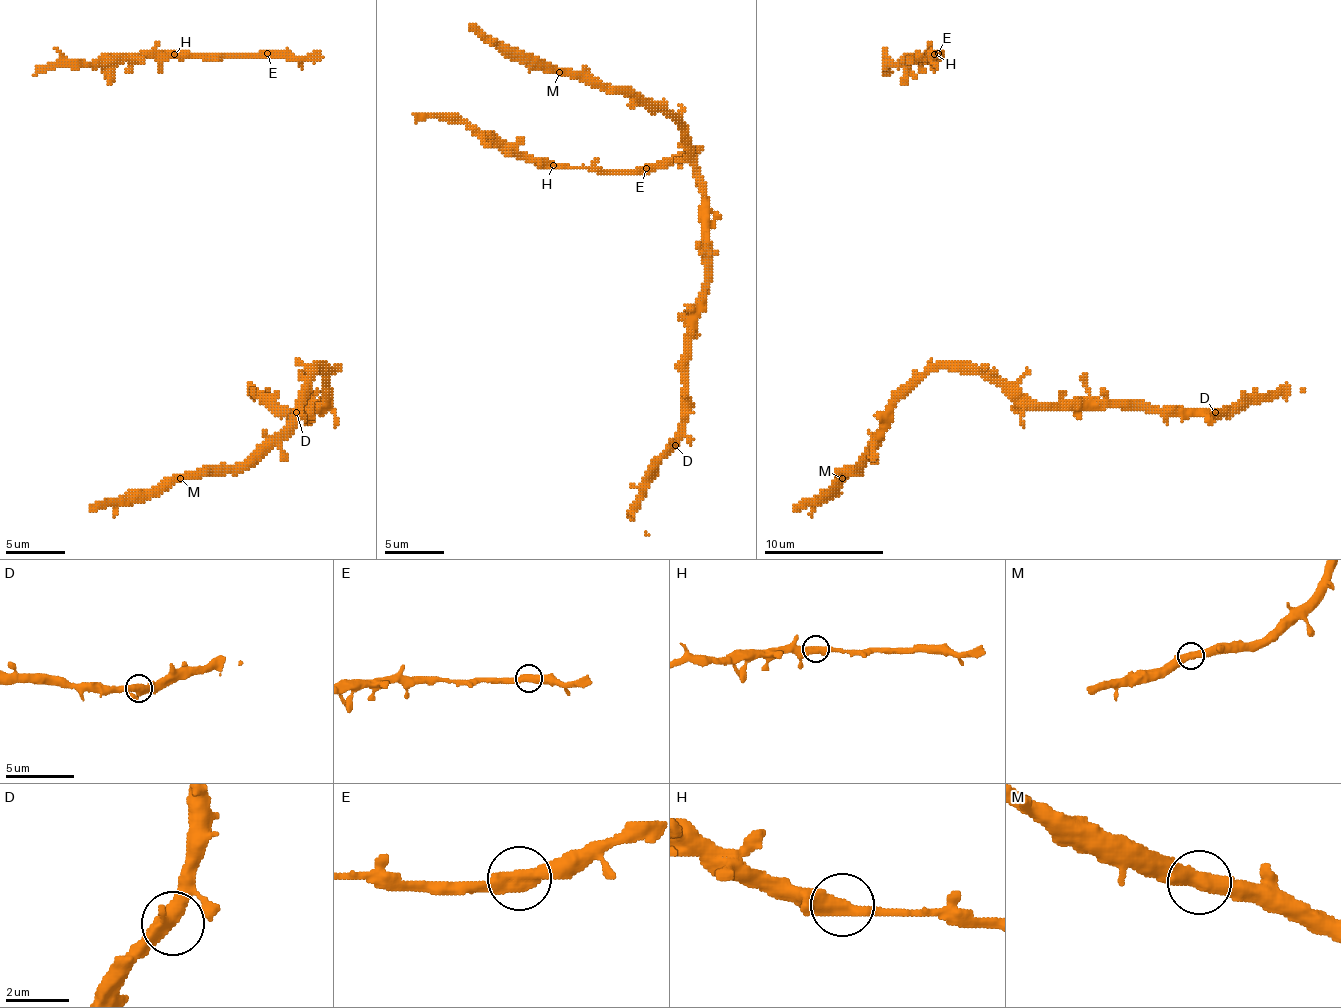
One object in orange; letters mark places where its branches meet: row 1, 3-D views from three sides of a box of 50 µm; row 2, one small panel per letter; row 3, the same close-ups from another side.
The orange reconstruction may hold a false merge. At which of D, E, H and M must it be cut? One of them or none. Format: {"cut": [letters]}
{"cut": []}

